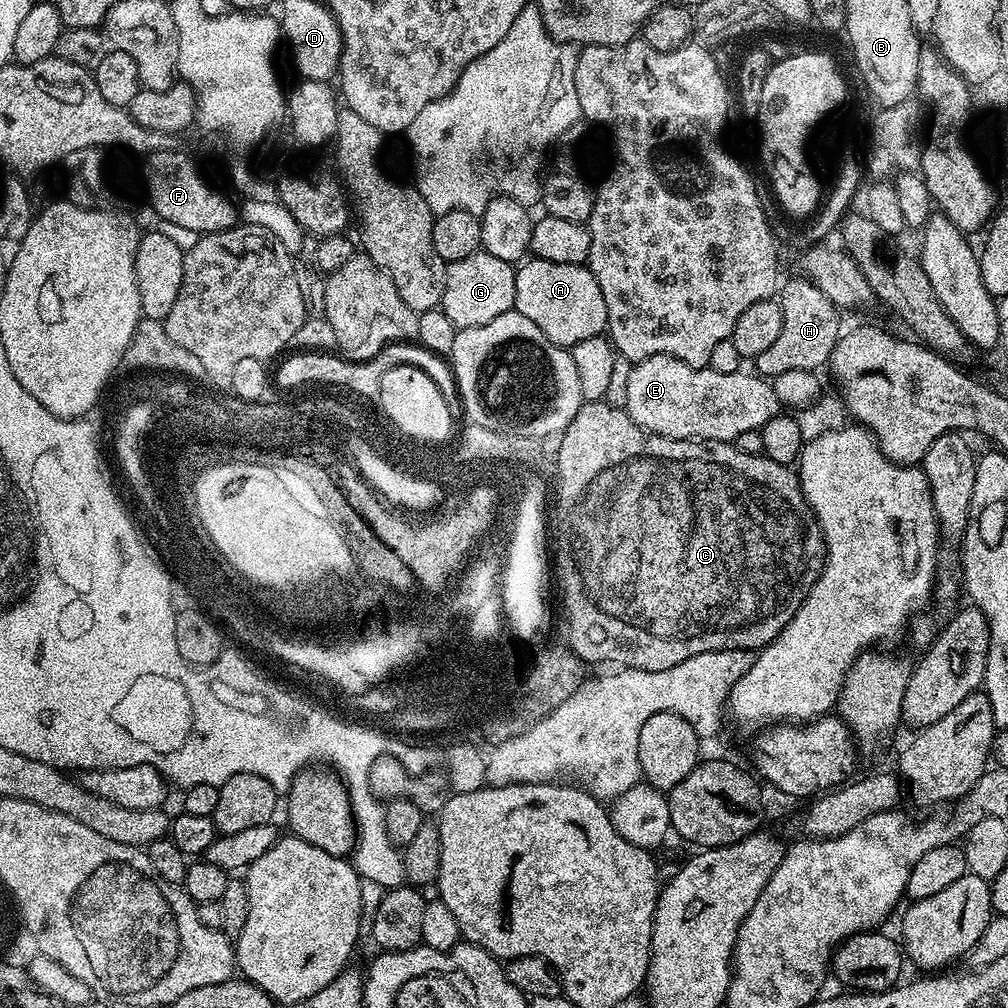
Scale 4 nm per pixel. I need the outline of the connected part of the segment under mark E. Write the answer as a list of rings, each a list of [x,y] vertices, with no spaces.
[[[651,356],[635,361],[629,368],[622,407],[636,427],[654,436],[735,442],[738,434],[763,428],[782,408],[771,383],[751,371],[718,374],[710,367],[686,366],[673,356]]]

